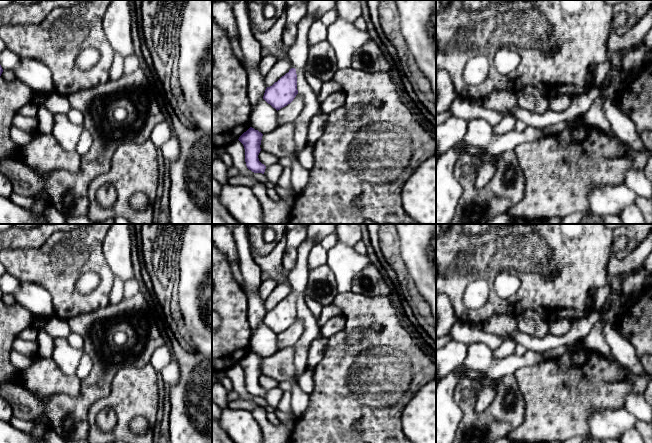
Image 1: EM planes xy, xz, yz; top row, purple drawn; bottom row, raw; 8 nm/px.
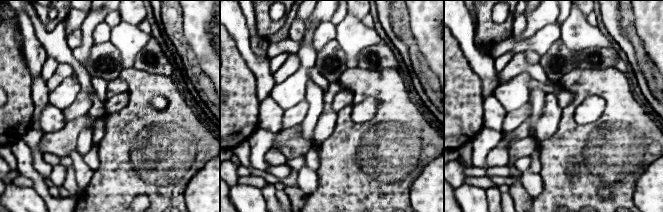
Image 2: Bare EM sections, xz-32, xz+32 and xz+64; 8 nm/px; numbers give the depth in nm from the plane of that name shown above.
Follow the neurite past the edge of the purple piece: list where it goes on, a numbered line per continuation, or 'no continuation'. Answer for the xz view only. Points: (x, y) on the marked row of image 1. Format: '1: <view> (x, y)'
1: xz (298, 53)

